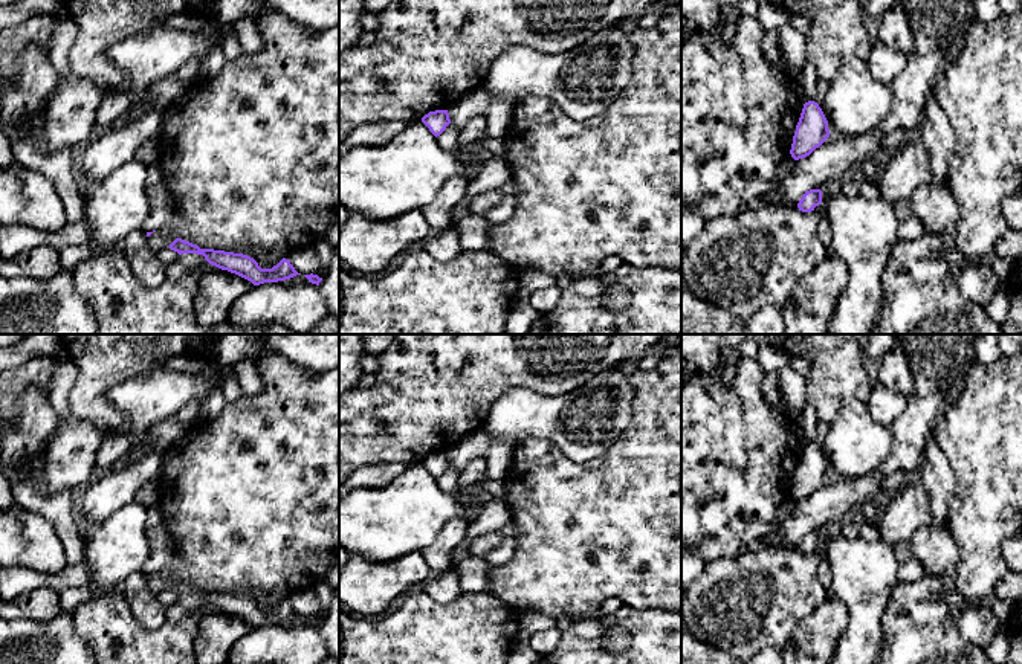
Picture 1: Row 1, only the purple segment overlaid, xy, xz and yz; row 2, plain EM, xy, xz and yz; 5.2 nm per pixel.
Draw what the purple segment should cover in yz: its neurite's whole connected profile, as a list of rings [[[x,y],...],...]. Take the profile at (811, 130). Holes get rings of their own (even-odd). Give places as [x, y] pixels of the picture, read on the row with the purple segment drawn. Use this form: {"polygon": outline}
{"polygon": [[[817,102],[804,104],[790,154],[794,160],[810,156],[830,137],[828,121]]]}

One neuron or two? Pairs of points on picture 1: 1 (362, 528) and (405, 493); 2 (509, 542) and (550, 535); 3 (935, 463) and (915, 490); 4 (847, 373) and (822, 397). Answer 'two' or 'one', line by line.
1: one
2: two
3: two
4: one

